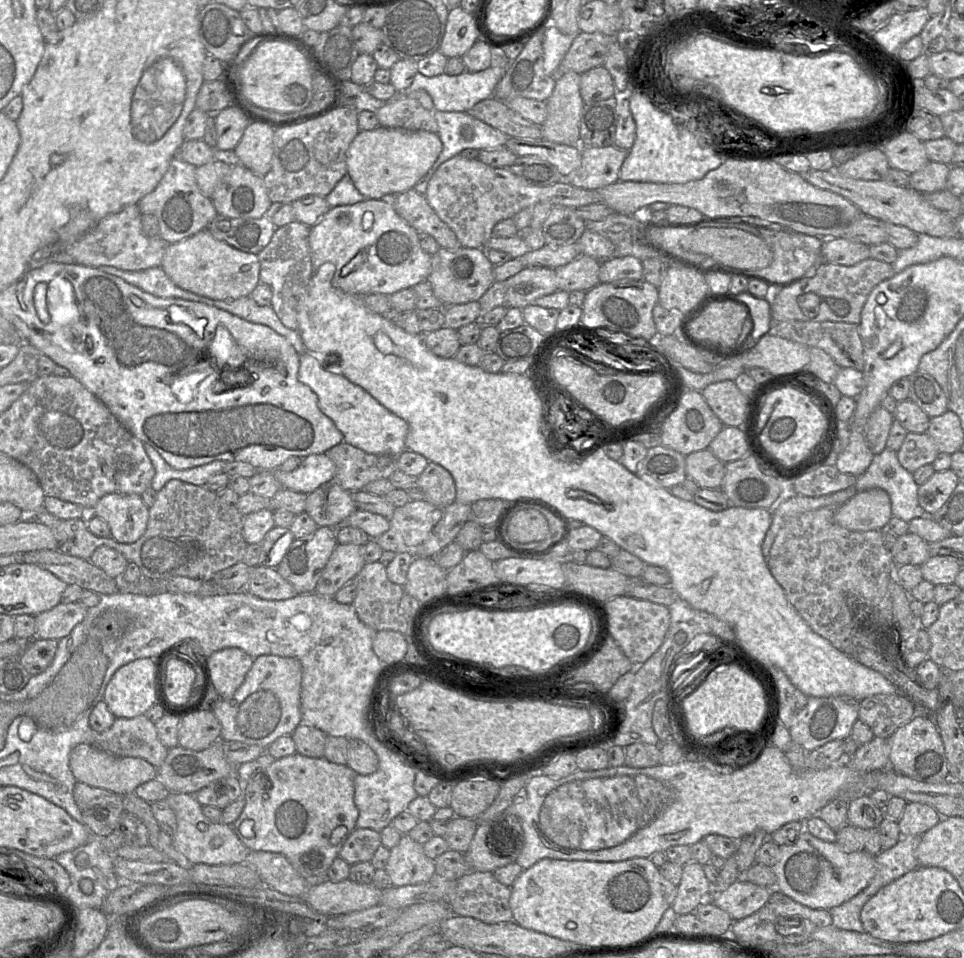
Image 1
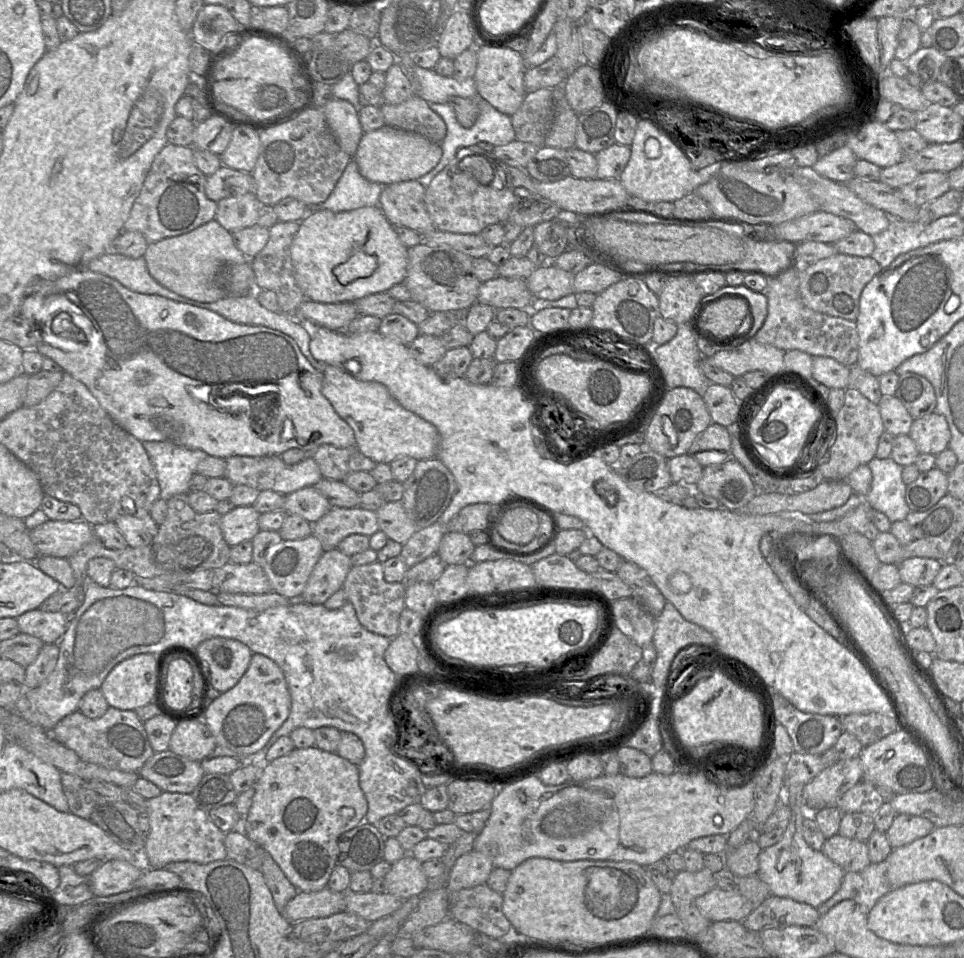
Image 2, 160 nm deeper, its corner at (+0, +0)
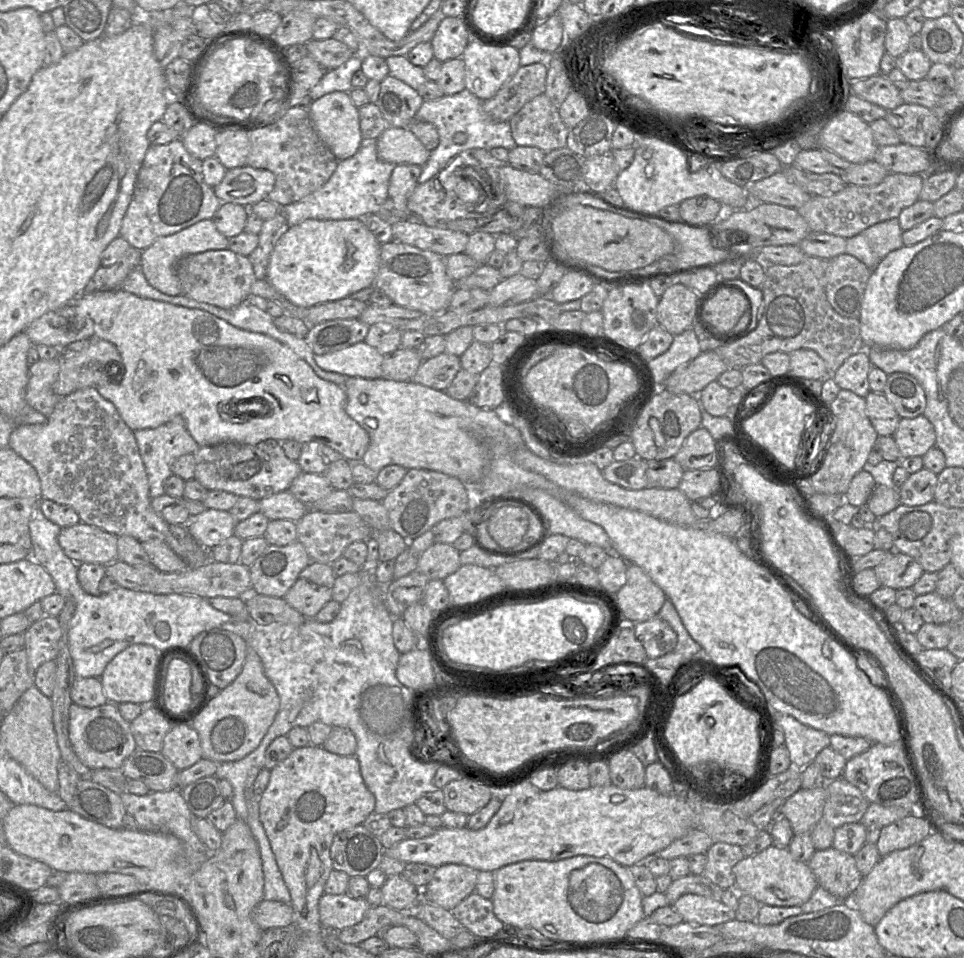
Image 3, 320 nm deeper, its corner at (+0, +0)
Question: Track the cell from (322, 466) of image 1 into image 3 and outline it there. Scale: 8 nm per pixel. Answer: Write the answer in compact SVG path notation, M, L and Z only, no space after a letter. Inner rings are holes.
M267 439L257 445L223 442L201 446L193 456L196 463L194 479L207 490L222 490L258 501L287 491L293 480L303 472L297 461L286 456L281 442L274 439Z

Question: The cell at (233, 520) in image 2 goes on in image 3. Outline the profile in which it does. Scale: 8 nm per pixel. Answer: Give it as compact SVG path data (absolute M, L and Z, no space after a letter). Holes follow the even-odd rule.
M206 508L202 513L190 516L186 527L198 544L211 549L234 535L236 524L229 511Z

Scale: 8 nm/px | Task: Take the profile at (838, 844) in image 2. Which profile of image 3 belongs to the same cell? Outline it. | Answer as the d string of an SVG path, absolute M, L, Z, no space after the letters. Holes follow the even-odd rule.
M833 847L816 850L807 864L815 875L818 886L843 901L850 902L851 895L863 879L854 855Z

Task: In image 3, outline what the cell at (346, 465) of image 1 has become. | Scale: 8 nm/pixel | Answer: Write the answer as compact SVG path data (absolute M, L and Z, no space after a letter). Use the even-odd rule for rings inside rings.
M313 440L302 444L302 450L297 460L303 472L324 474L331 463L345 459L336 450L321 441Z

